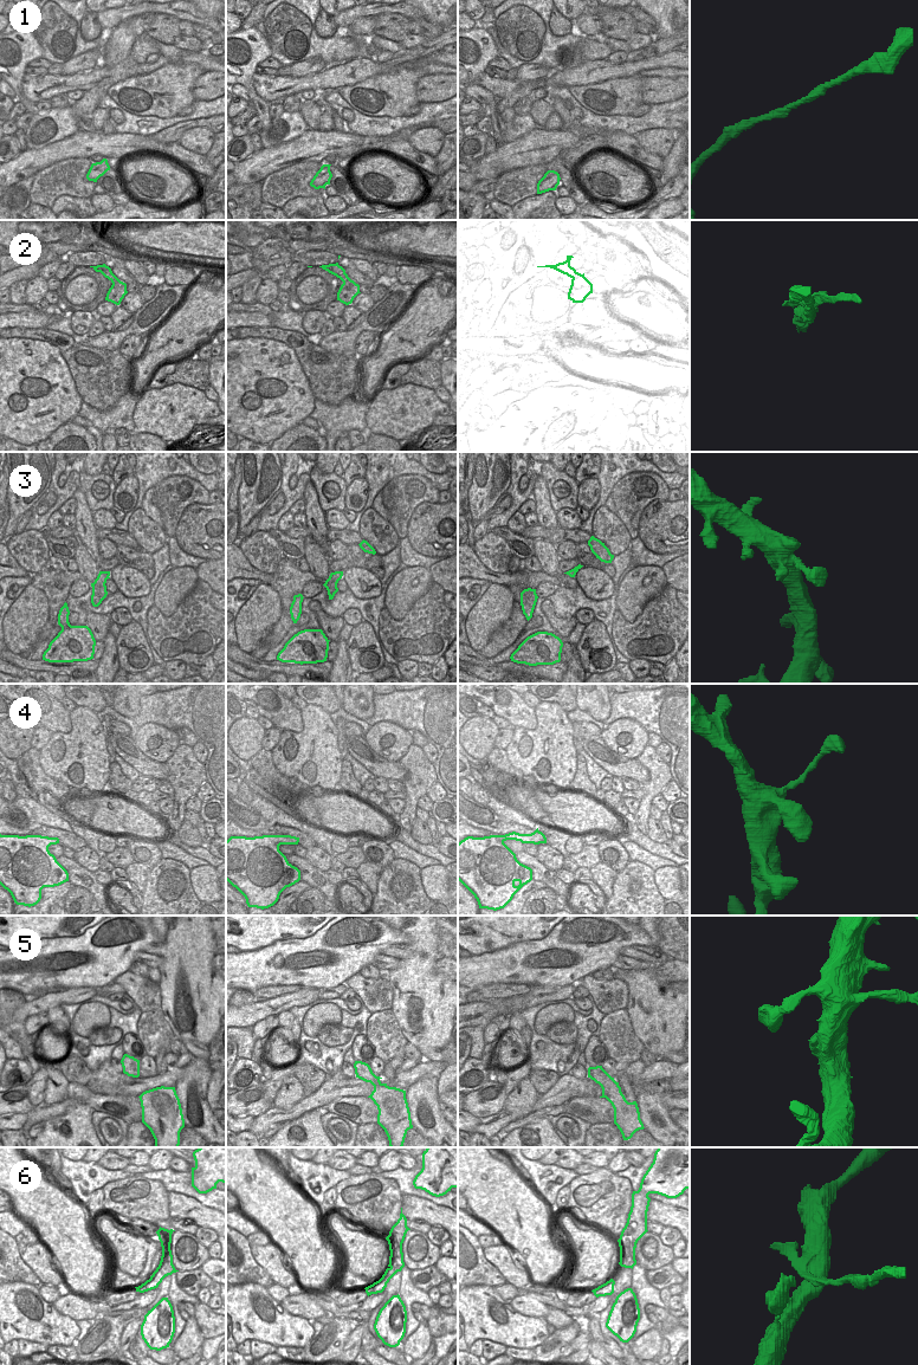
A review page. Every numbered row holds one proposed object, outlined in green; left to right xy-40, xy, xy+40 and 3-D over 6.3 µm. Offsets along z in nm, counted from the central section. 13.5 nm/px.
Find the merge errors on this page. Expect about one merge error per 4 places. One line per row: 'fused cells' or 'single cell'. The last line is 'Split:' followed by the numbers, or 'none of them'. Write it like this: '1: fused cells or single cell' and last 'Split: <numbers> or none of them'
1: single cell
2: fused cells
3: single cell
4: single cell
5: single cell
6: fused cells
Split: 2, 6

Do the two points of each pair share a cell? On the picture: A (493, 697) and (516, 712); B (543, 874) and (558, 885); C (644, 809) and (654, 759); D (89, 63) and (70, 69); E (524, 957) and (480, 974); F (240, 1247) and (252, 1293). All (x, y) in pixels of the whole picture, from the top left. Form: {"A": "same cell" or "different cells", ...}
{"A": "same cell", "B": "same cell", "C": "same cell", "D": "same cell", "E": "same cell", "F": "different cells"}

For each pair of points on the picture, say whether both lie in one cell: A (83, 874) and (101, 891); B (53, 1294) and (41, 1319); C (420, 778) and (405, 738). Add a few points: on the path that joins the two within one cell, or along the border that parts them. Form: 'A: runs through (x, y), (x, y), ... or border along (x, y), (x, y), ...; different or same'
A: runs through (88, 879), (96, 887); same
B: border along (37, 1287), (40, 1295), (51, 1304); different
C: border along (412, 743), (407, 752), (399, 761); different

